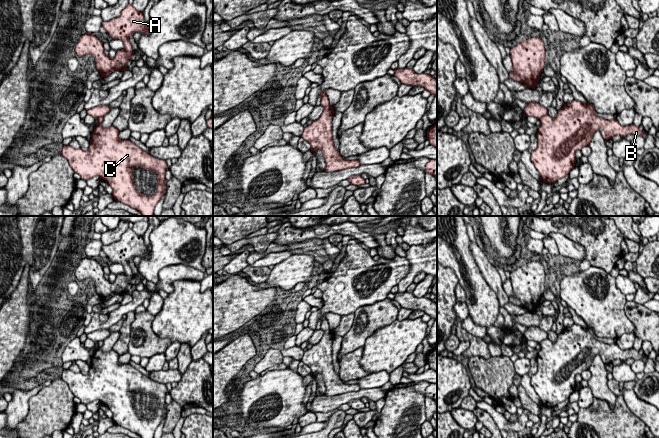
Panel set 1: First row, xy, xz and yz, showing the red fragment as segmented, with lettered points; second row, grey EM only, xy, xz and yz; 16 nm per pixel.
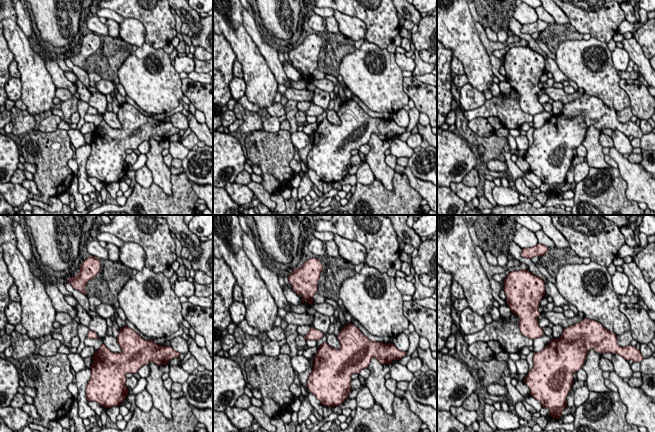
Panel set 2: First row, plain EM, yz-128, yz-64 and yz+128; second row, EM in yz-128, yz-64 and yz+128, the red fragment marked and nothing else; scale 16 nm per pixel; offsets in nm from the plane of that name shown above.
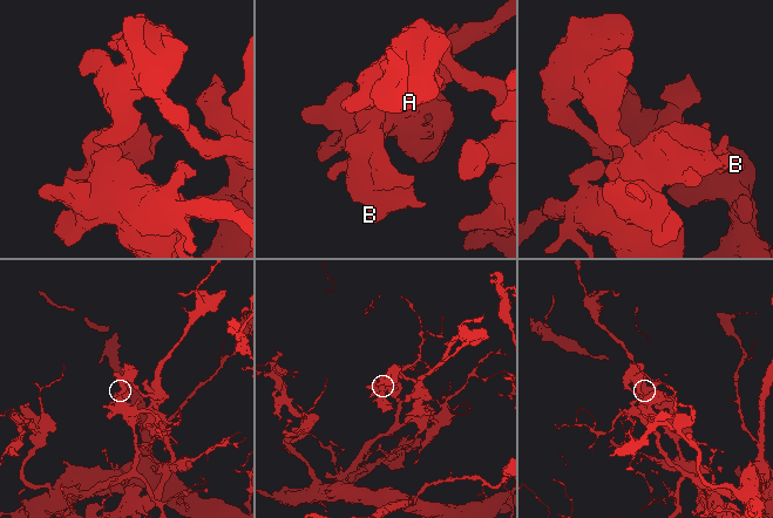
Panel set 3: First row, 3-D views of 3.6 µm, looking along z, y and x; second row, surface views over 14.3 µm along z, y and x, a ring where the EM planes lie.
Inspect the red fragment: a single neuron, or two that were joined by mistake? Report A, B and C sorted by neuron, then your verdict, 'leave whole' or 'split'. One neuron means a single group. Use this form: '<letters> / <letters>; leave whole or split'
A B C; leave whole

